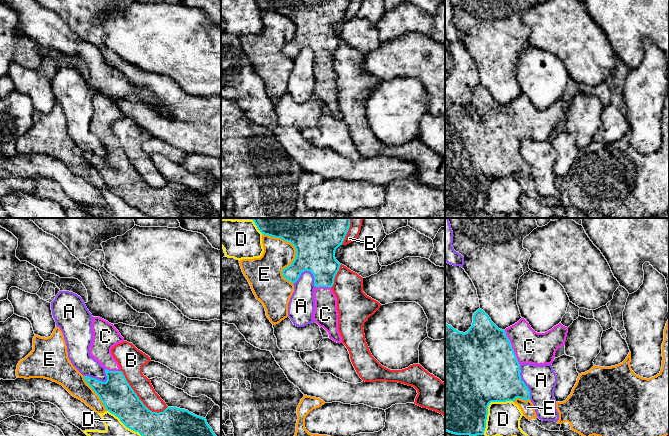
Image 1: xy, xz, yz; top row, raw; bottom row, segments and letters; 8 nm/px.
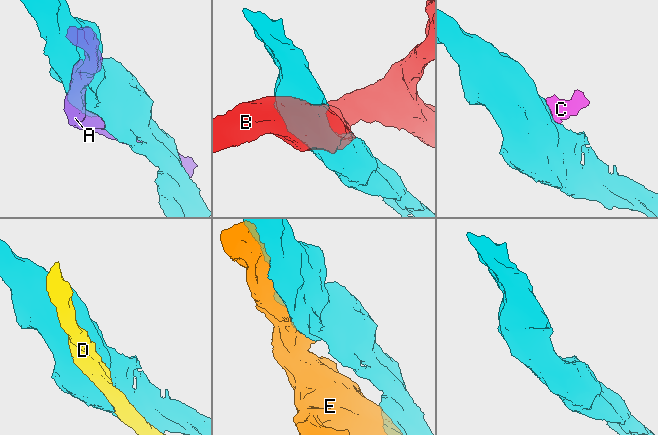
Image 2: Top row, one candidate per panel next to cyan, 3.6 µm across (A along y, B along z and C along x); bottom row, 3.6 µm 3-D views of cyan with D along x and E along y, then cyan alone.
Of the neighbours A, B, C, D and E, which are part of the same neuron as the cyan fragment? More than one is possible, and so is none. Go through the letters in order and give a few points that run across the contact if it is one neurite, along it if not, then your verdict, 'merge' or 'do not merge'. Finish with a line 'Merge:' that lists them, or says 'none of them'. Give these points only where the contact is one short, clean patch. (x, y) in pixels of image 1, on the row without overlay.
A: do not merge
B: do not merge
C: line yz (483, 136), (511, 123), (529, 122); merge
D: do not merge
E: do not merge
Merge: C

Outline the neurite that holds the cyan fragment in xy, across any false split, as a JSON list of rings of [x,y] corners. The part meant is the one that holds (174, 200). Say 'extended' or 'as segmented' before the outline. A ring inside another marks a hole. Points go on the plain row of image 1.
extended | [[[93,93],[92,107],[90,131],[105,144],[107,156],[102,158],[89,152],[84,152],[84,155],[99,172],[107,187],[118,193],[127,204],[138,208],[150,218],[220,218],[206,194],[177,183],[167,183],[159,189],[149,186],[131,164],[111,129],[115,121],[124,117],[119,107],[113,100],[100,93]]]

